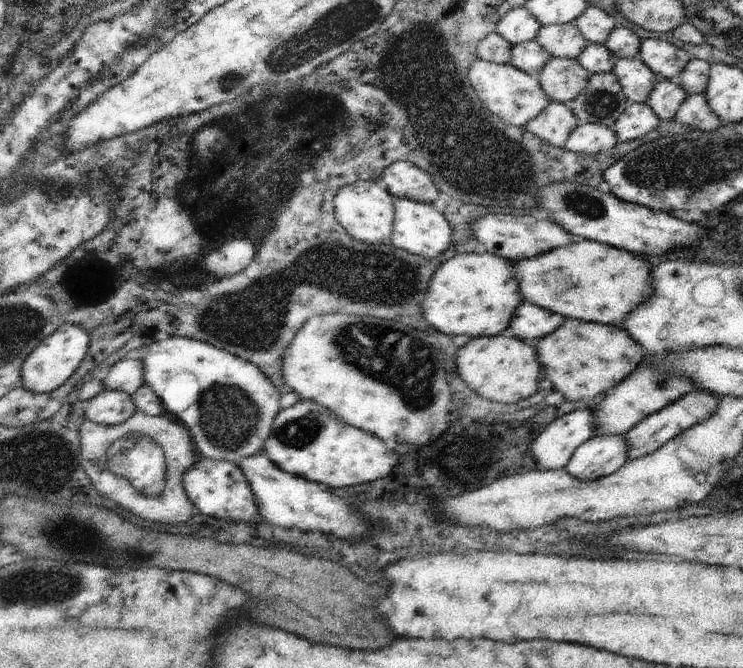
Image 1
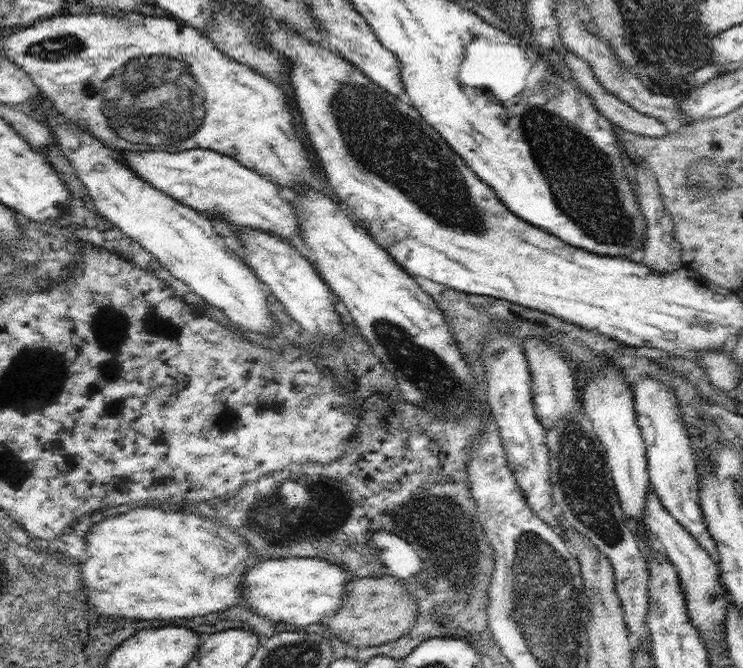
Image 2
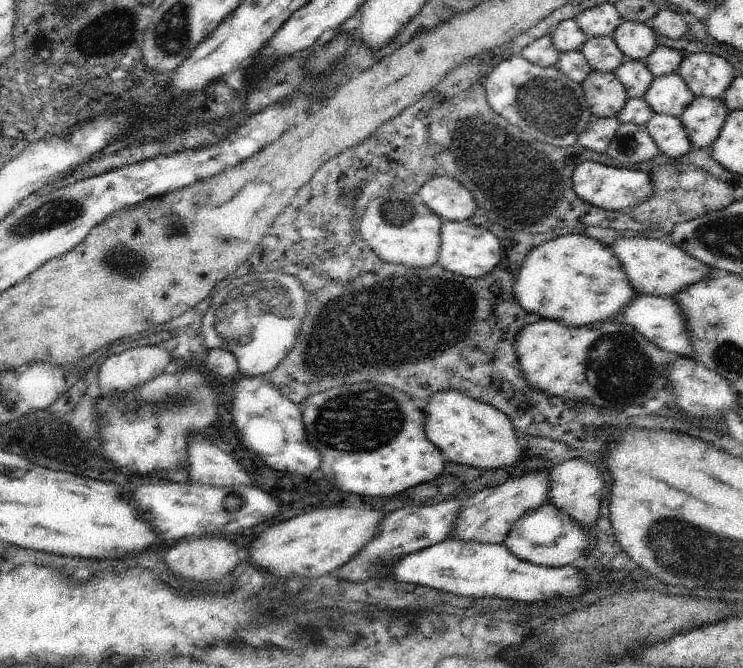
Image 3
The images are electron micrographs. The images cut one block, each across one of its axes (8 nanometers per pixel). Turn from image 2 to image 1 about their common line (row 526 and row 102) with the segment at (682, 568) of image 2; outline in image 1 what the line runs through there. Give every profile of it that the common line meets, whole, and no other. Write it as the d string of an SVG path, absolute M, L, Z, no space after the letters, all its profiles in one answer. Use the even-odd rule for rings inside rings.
M660 78L656 88L648 94L646 104L656 112L660 121L670 121L676 116L686 96L689 95L678 84L674 84L670 79Z

